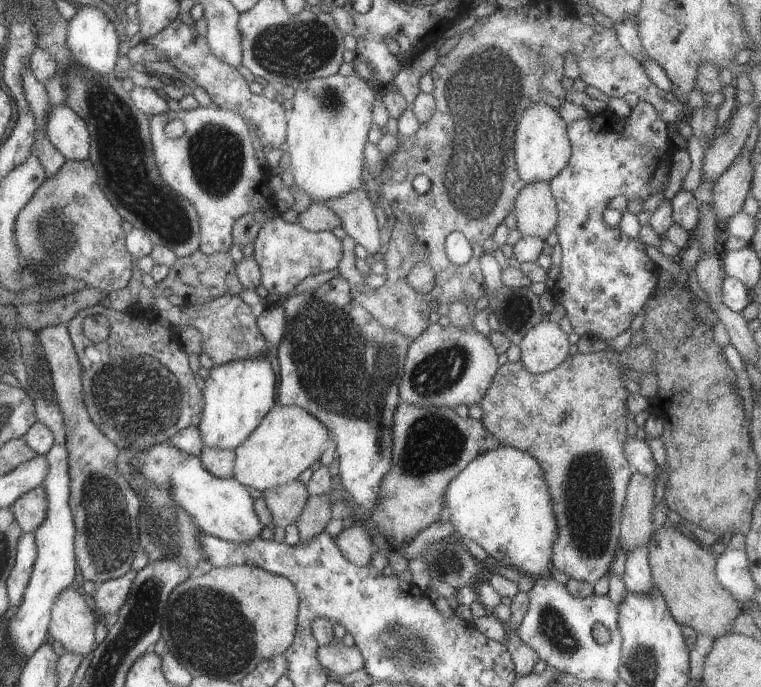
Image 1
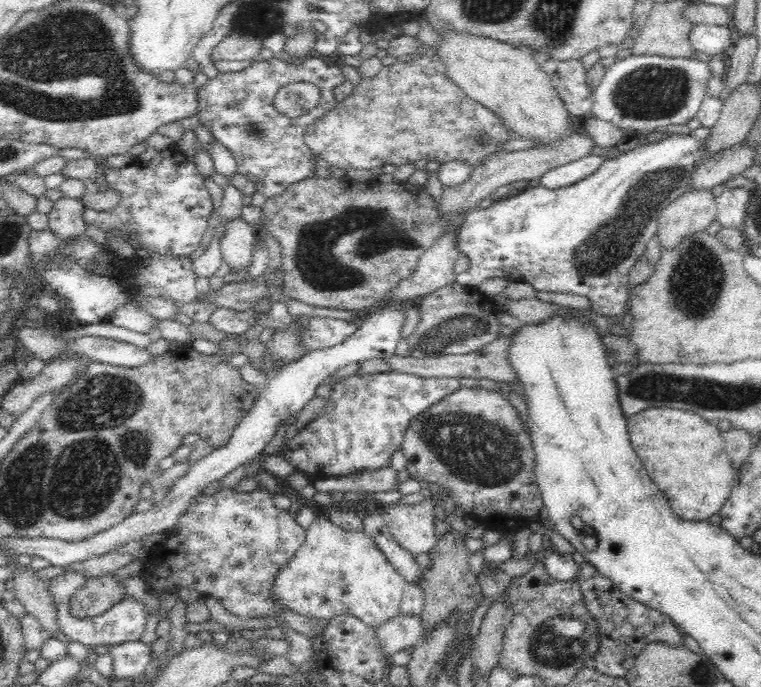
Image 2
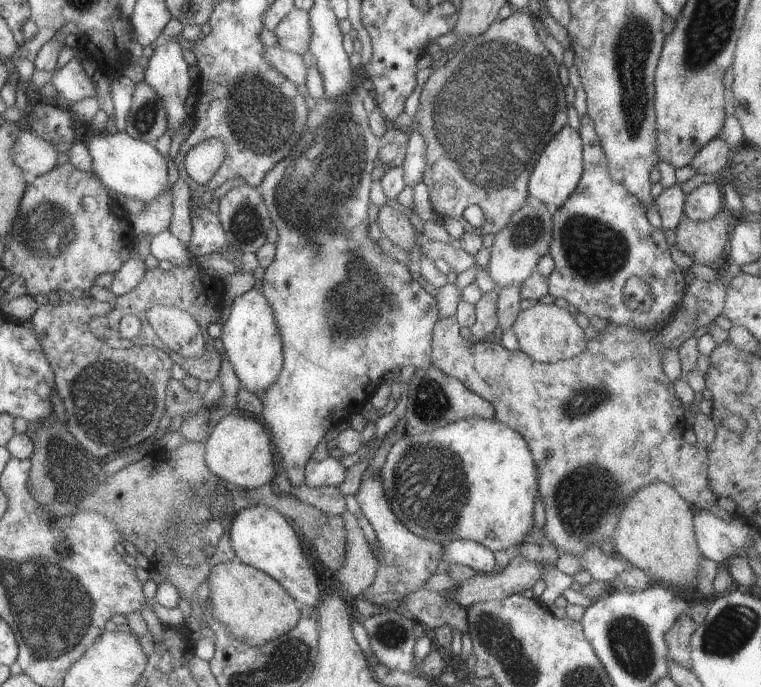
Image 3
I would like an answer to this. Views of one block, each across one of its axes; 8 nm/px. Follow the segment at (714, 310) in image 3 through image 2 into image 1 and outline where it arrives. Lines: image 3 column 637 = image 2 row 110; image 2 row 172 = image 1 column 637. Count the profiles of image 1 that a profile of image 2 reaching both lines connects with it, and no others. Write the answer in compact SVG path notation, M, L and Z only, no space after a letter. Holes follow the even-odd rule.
M608 346L599 352L567 354L557 368L536 374L527 372L520 360L503 364L498 367L491 386L479 404L480 422L499 445L527 452L541 468L557 527L557 536L551 548L551 570L558 570L569 579L588 584L594 584L611 571L615 549L620 545L619 532L627 482L629 476L636 472L623 454L623 442L627 440L626 416L629 413L623 381L626 377L635 378L639 373L637 363L633 361L634 352L627 349L615 351ZM621 369L623 374L619 373ZM593 418L599 418L601 422L597 428L593 426Z

